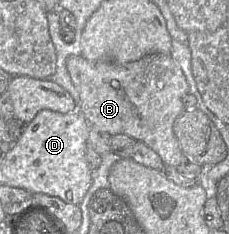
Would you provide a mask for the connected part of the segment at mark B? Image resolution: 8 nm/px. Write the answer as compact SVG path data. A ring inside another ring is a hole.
M149 54L126 64L112 60L89 61L82 55L71 55L67 58L66 67L79 92L78 111L91 127L111 136L128 135L154 150L164 165L179 166L183 152L173 126L176 118L185 111L183 97L190 88L171 54Z

